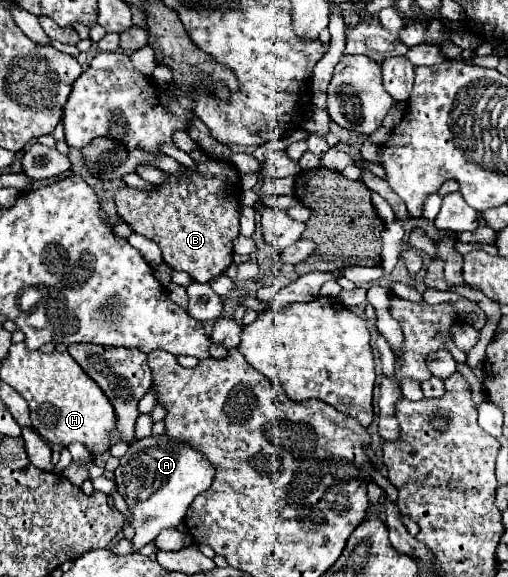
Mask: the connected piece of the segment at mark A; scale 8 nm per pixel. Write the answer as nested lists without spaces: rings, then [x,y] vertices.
[[[148,436],[132,442],[128,452],[120,458],[114,480],[132,516],[130,524],[136,530],[136,536],[132,538],[134,546],[142,548],[148,542],[154,542],[160,530],[176,528],[190,502],[212,484],[212,474],[214,468],[200,452],[192,452],[192,448],[186,448],[166,436]]]

